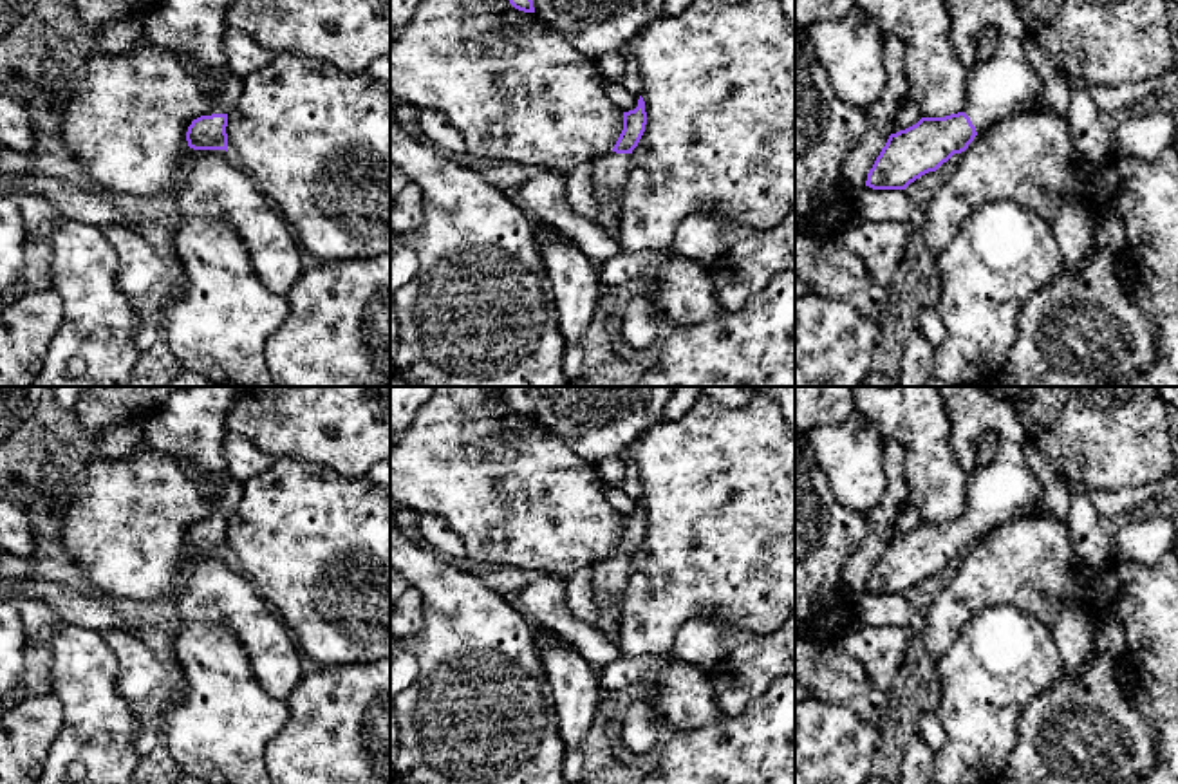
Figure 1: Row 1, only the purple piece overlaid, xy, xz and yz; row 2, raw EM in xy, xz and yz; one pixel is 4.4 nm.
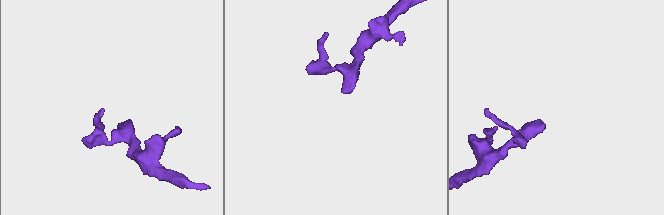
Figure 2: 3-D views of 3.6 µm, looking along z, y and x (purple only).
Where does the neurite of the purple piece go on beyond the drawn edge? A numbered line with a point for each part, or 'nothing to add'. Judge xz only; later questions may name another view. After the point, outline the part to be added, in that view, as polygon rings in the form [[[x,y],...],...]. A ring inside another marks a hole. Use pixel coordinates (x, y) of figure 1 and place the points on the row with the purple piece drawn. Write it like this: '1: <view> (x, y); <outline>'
1: xz (609, 176); [[[605,154],[593,163],[594,202],[598,206],[620,202],[627,186],[631,154]]]

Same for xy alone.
1: xy (228, 91); [[[229,70],[228,76],[215,85],[215,96],[211,99],[211,107],[206,112],[206,116],[228,114],[238,103],[240,94],[242,94],[242,78]]]

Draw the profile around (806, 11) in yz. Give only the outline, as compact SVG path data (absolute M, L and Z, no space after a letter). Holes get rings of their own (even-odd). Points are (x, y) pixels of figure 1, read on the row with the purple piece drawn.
M795 0L795 22L809 27L815 22L844 18L853 0Z

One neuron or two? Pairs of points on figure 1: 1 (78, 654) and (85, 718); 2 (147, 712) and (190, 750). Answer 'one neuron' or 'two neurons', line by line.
1: one neuron
2: two neurons

